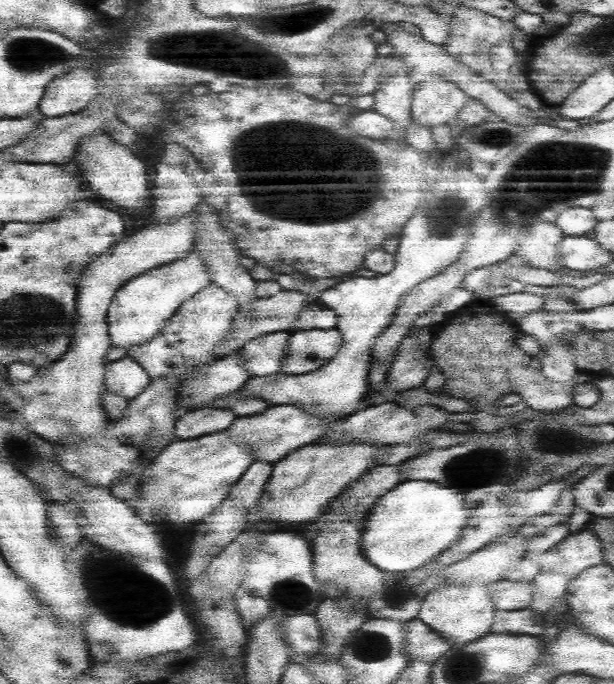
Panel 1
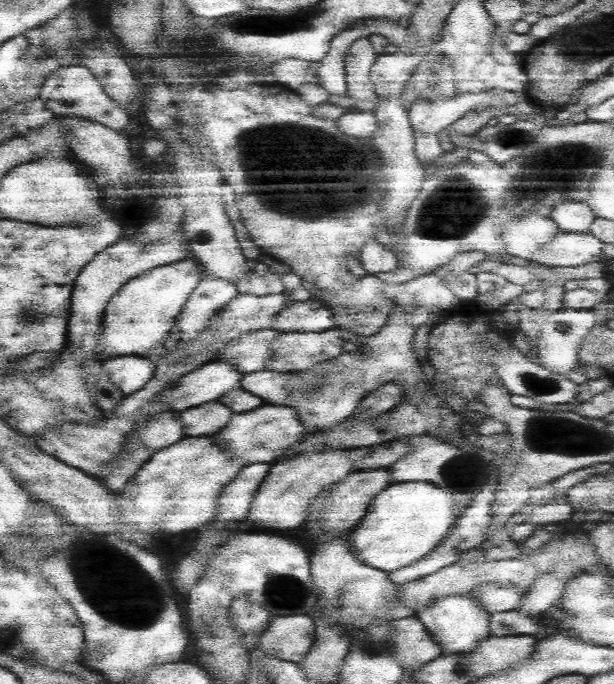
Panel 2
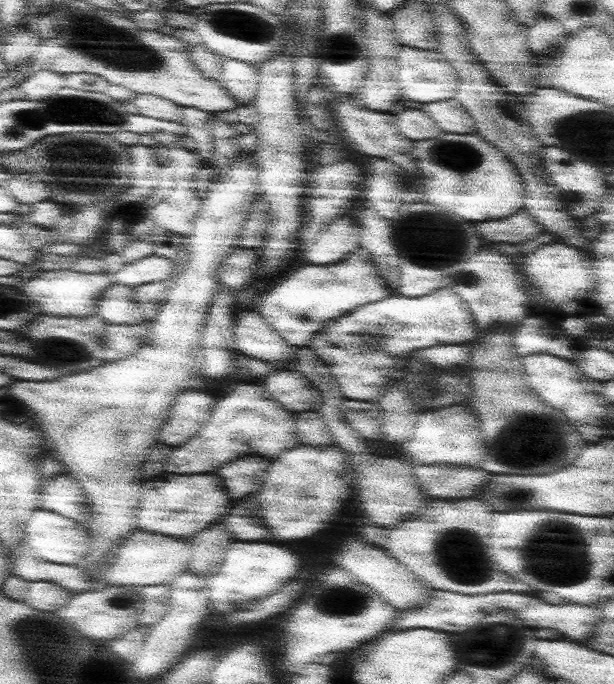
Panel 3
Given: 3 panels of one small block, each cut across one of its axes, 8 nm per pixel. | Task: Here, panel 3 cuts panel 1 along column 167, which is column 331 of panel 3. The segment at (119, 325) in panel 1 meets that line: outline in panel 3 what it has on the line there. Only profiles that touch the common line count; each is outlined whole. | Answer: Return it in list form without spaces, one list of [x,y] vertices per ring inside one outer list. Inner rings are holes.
[[[356,251],[334,264],[302,266],[286,274],[286,278],[268,286],[267,290],[254,298],[252,302],[256,304],[257,313],[265,318],[290,346],[306,348],[310,340],[332,320],[352,312],[358,306],[392,296],[392,290],[388,286],[378,284],[374,280],[368,282],[368,276],[360,276],[358,268],[362,268],[362,262],[352,260],[352,255],[356,255]]]

